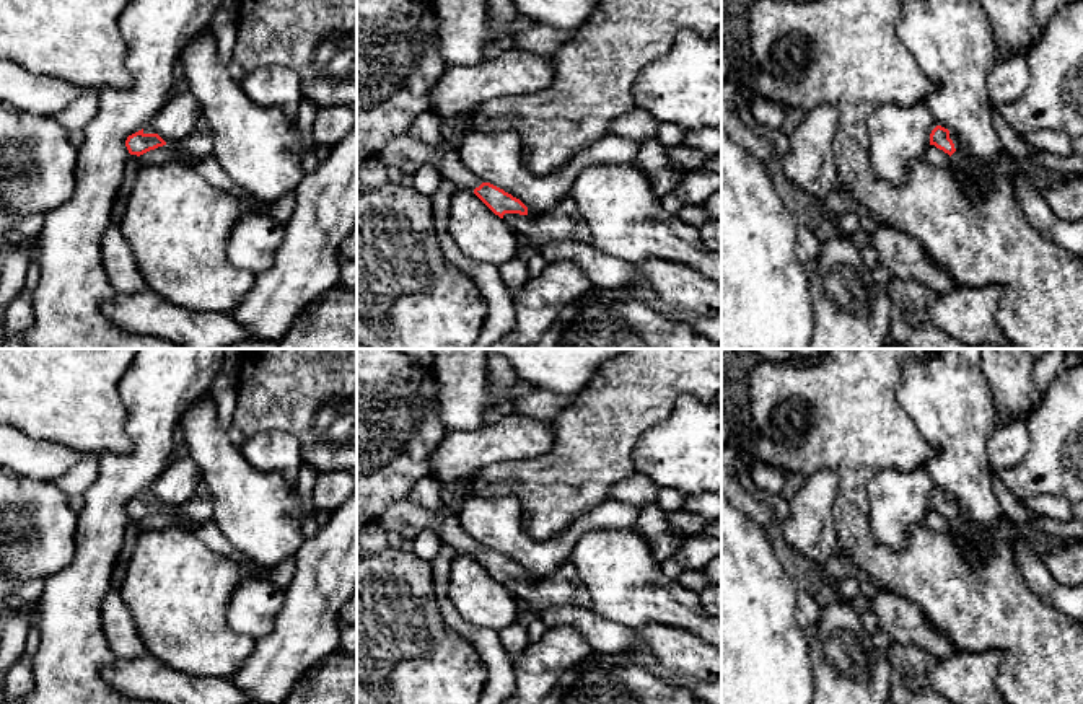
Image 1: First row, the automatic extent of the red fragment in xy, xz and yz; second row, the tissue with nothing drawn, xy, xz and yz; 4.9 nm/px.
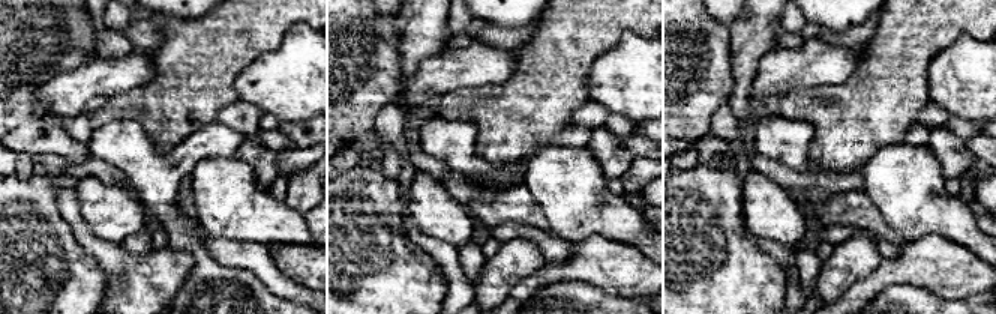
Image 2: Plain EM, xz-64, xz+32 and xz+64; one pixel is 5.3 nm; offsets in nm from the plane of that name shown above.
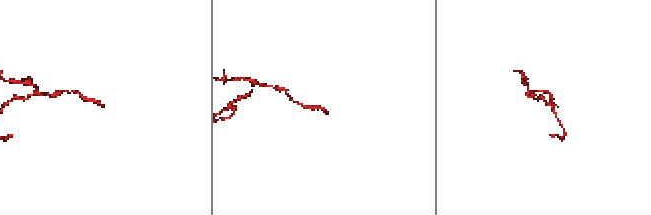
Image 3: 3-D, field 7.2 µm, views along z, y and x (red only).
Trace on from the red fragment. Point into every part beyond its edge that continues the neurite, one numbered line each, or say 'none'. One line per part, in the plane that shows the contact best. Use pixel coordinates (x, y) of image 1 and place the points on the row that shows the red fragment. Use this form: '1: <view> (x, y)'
1: xz (562, 224)

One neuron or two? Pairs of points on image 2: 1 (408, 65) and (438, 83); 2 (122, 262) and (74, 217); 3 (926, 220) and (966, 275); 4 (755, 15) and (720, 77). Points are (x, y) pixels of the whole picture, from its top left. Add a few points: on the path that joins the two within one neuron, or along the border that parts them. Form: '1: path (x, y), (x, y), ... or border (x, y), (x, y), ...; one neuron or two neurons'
1: border (444, 48), (437, 54), (425, 57), (402, 84); two neurons
2: path (108, 254), (99, 250), (80, 230); one neuron
3: border (905, 241), (941, 235), (969, 248); two neurons
4: border (729, 26), (729, 65), (734, 78), (731, 93); two neurons

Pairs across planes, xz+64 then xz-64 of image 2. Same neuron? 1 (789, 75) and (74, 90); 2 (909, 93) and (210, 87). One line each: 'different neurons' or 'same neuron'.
1: same neuron
2: same neuron

